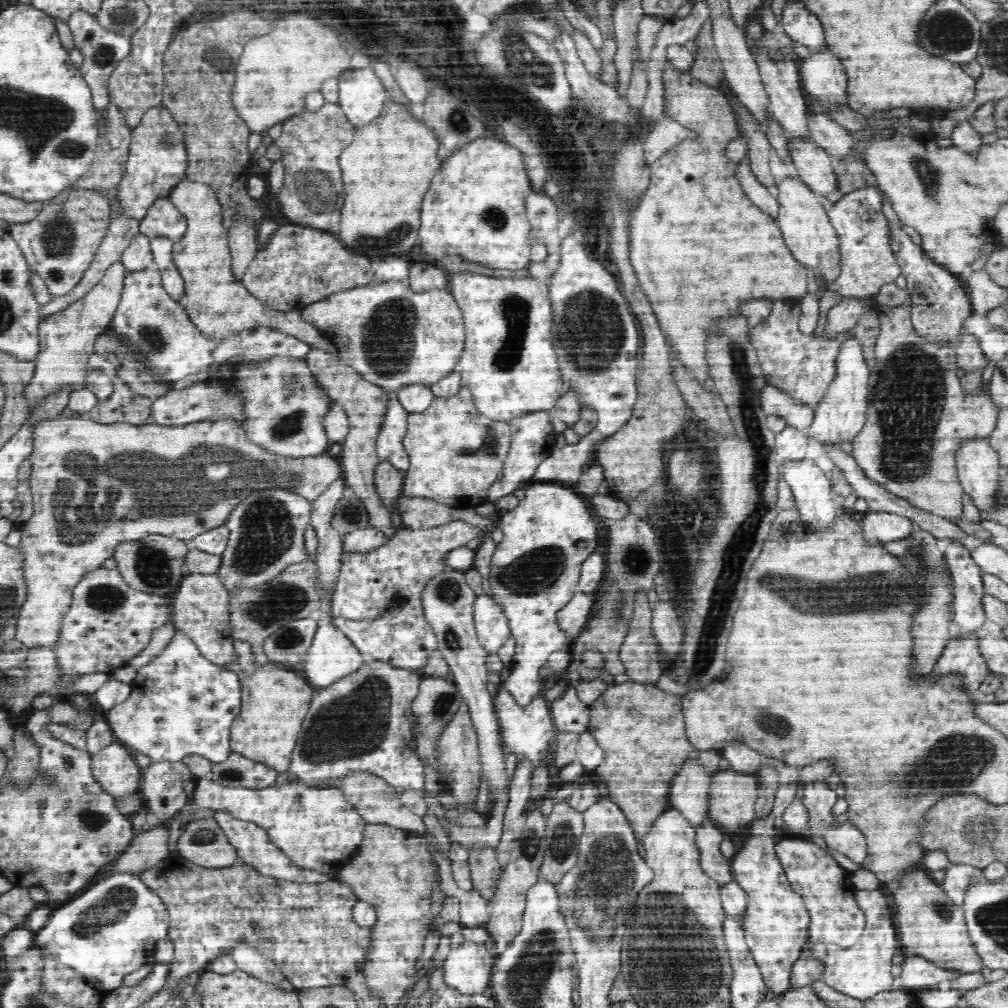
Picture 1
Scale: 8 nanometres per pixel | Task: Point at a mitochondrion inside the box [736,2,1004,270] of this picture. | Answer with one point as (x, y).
(947, 32)

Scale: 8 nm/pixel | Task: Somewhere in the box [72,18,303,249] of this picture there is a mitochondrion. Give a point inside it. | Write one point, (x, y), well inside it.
(105, 55)

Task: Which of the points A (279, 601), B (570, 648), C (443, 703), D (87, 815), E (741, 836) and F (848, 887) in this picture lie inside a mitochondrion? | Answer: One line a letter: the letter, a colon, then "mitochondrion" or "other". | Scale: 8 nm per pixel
A: mitochondrion
B: other
C: mitochondrion
D: mitochondrion
E: other
F: other

